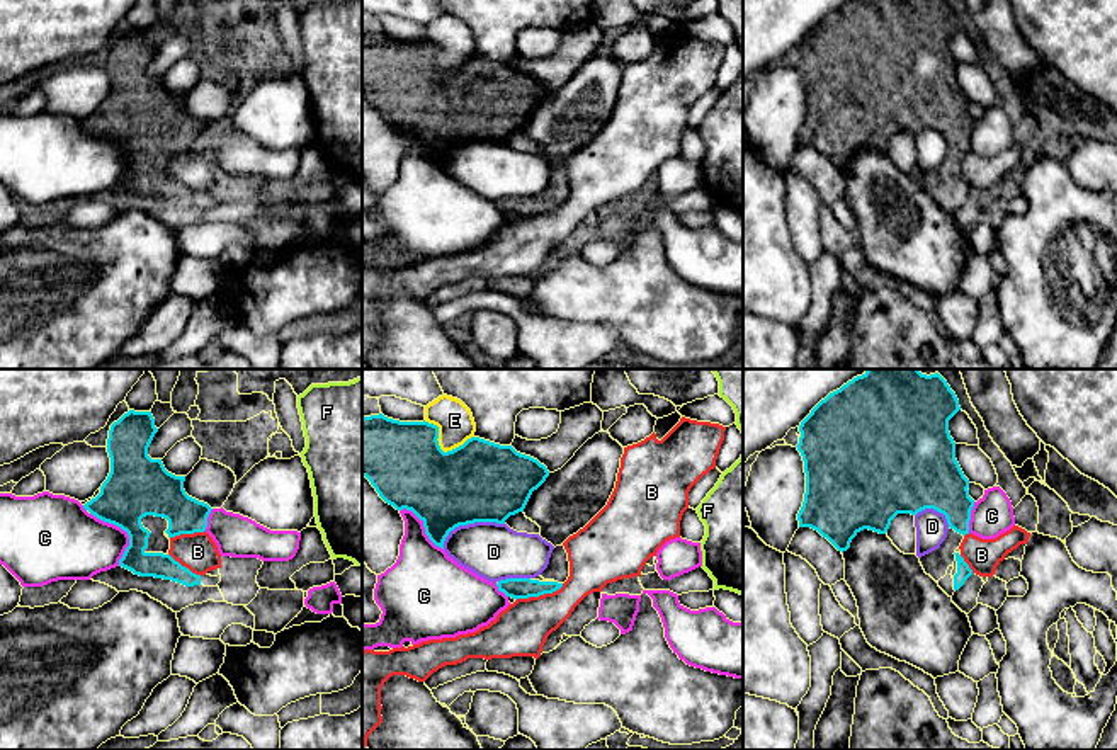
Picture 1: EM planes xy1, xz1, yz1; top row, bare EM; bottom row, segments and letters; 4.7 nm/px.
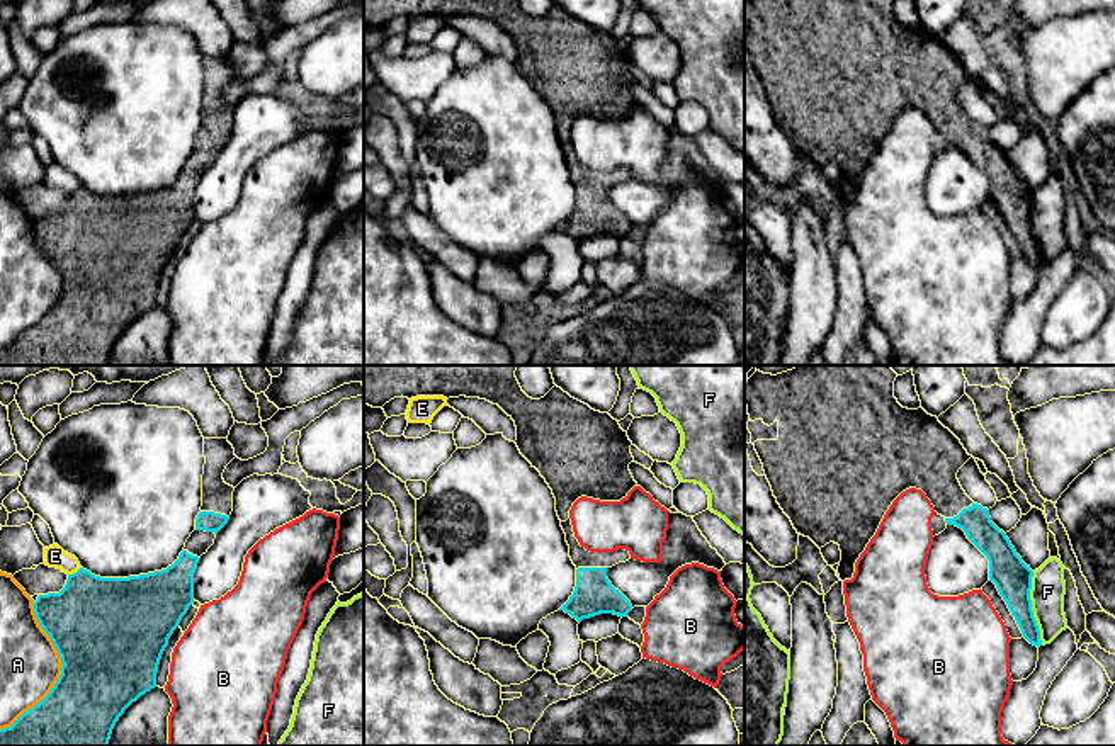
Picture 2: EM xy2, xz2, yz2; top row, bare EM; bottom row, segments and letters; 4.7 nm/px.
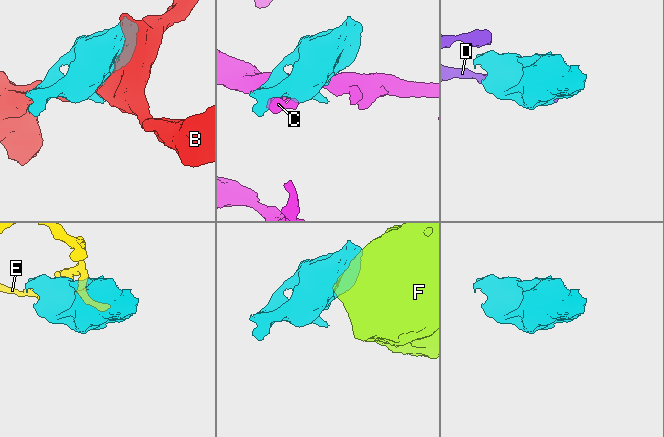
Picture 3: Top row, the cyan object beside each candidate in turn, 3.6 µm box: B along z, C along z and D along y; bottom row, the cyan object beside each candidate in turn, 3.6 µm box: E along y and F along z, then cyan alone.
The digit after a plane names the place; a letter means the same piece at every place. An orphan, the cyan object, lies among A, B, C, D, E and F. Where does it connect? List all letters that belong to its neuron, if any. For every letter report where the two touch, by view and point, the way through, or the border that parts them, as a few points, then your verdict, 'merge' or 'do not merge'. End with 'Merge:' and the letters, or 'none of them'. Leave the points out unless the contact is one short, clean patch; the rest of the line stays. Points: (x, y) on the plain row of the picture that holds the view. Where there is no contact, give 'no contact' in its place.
A: meets cyan in xy2 at (62, 291); do not merge
B: meets cyan in xz1 at (539, 213); do not merge
C: meets cyan in xy1 at (124, 148); do not merge
D: meets cyan in xz1 at (468, 142); do not merge
E: meets cyan in xz1 at (439, 67); do not merge
F: meets cyan in yz2 at (1030, 228); border along yz2 (1032, 191), (1030, 228), (1042, 264); do not merge
Merge: none of them

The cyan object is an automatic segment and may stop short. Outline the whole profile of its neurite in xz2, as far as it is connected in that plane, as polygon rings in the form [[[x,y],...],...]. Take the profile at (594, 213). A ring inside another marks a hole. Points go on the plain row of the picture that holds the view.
[[[578,187],[574,211],[559,229],[581,241],[600,233],[627,236],[632,224],[612,206],[607,187]]]

